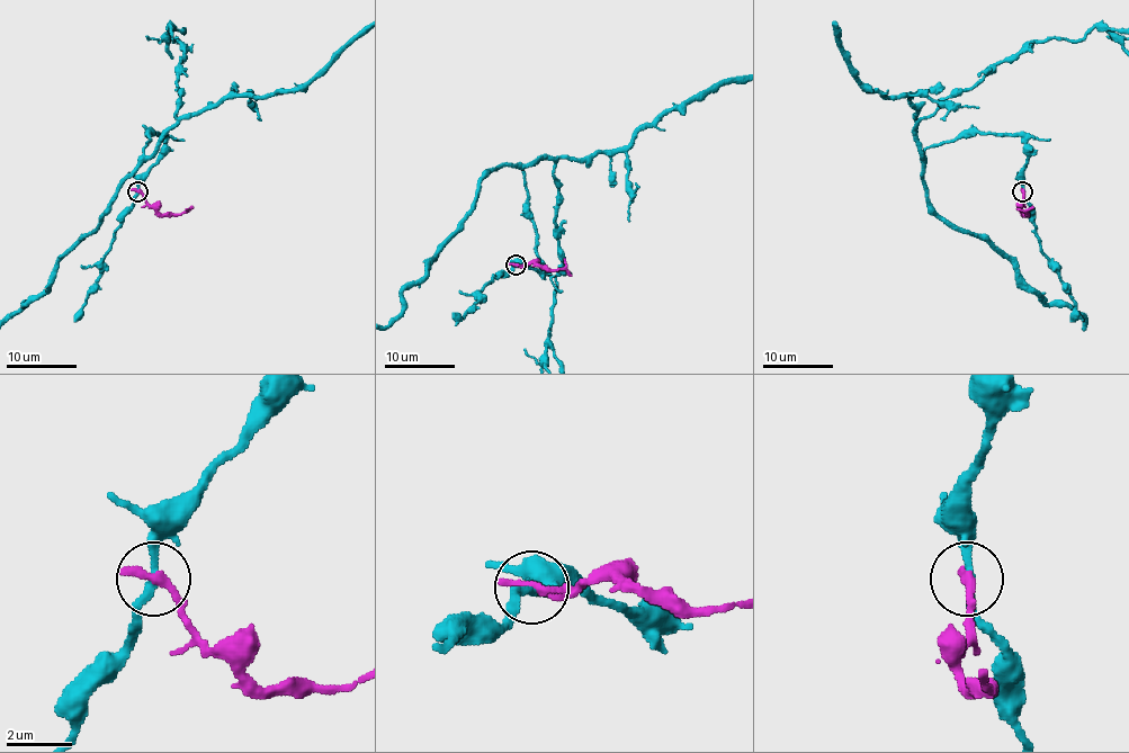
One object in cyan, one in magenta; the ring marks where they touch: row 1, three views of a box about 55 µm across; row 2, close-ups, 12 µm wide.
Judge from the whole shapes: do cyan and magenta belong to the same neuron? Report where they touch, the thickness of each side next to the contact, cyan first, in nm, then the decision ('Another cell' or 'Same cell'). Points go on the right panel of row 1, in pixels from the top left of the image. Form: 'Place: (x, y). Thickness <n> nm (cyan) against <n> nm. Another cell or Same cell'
Place: (1022, 191). Thickness 240 nm (cyan) against 360 nm. Another cell

